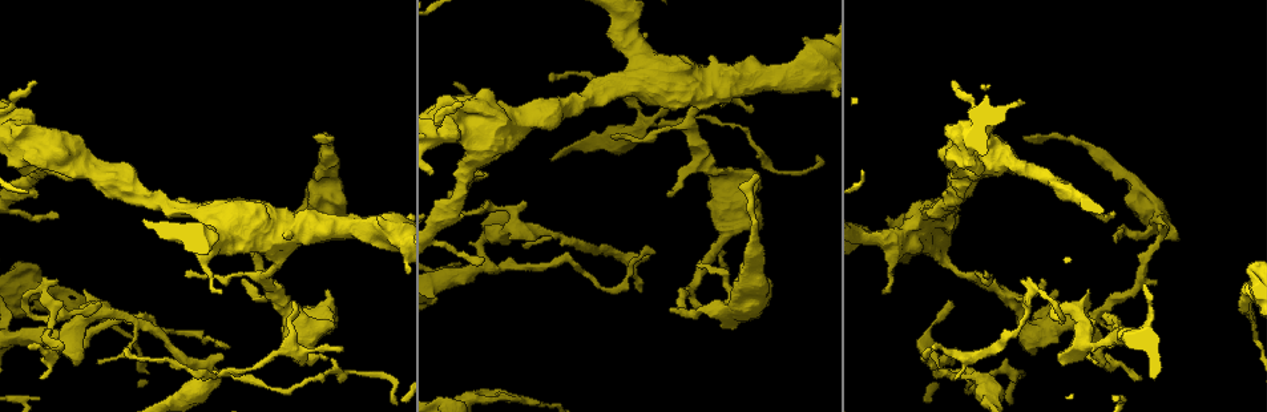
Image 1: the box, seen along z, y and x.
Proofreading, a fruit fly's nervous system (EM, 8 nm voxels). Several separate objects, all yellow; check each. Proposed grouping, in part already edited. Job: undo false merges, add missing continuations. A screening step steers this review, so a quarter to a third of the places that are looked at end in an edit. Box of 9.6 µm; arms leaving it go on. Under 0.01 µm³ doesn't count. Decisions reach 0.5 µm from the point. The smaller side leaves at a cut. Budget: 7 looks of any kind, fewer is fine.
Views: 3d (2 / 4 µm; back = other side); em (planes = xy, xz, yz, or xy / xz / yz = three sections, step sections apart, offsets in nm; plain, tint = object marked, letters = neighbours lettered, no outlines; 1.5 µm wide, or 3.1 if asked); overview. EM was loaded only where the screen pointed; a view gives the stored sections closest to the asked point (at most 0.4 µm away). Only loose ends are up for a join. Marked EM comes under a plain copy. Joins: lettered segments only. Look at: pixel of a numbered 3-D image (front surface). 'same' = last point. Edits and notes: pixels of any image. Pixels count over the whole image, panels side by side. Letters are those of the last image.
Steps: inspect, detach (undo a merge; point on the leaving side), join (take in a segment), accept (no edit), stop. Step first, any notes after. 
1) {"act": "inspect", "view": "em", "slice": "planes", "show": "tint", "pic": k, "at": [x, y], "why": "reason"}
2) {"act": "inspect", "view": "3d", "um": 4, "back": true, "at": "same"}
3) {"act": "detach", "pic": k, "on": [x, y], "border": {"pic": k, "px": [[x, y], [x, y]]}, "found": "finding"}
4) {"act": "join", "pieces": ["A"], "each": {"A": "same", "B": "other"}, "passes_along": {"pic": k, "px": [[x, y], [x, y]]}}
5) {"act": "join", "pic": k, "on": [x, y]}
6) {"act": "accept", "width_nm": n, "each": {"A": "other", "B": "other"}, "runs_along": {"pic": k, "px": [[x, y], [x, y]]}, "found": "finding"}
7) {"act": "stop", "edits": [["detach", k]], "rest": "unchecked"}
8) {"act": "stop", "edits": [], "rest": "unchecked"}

{"act": "inspect", "view": "em", "slice": "xz", "step": 8, "show": "tint", "pic": 1, "at": [933, 362], "why": "calibre changes"}

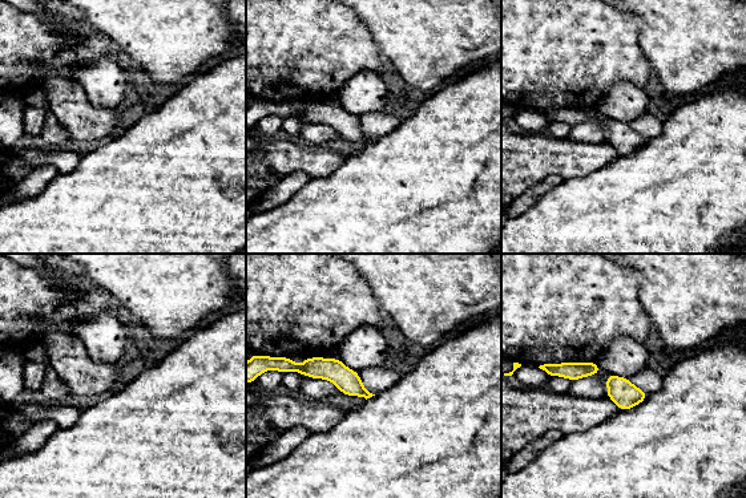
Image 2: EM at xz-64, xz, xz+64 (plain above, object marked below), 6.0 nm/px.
{"act": "inspect", "view": "em", "slice": "xz", "step": 8, "show": "letters", "at": "same"}

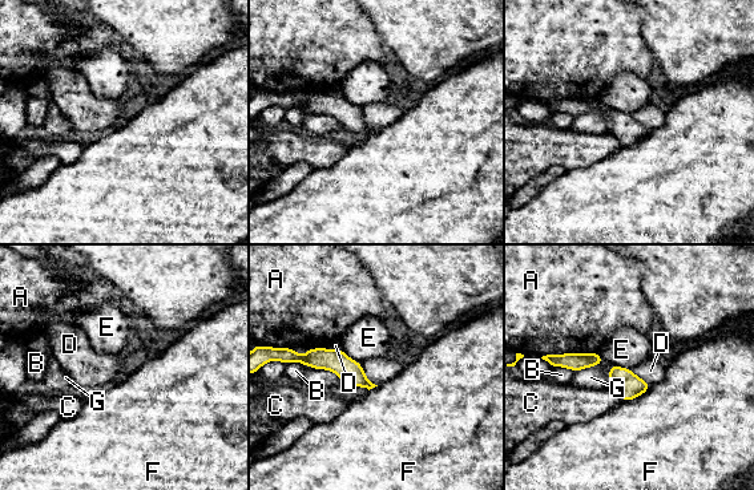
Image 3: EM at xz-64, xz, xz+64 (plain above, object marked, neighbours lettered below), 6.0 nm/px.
{"act": "accept", "each": {"A": "other", "B": "other", "C": "other", "D": "other", "E": "other", "F": "other", "G": "other"}, "runs_along": {"pic": 3, "px": [[306, 361], [335, 360], [367, 384]]}, "found": "one cell here"}

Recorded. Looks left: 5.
{"act": "inspect", "view": "em", "slice": "xz", "step": 4, "show": "letters", "pic": 1, "at": [701, 304], "why": "branch stops here"}

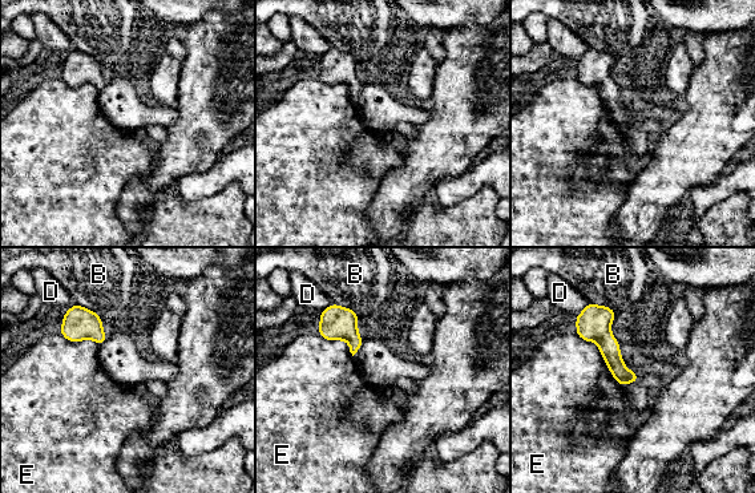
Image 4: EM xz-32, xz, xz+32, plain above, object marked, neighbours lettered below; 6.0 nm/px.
{"act": "accept", "longest_contact_nm": ["E", 440], "each": {"B": "other", "D": "other", "E": "other"}, "border": {"pic": 4, "px": [[73, 303], [92, 310], [103, 320]]}, "found": "no lettered segment goes on from it"}

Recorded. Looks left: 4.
{"act": "inspect", "view": "3d", "um": 2, "pic": 1, "at": [1094, 361], "why": "an open end"}

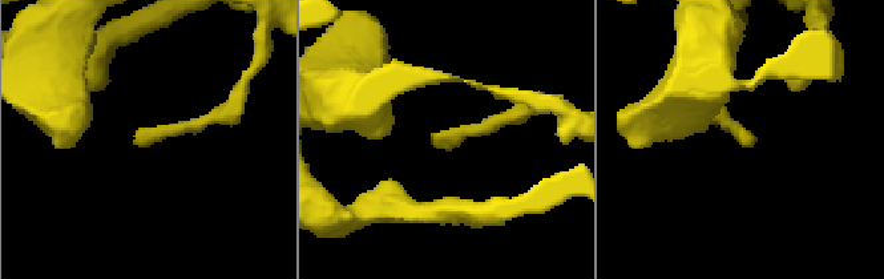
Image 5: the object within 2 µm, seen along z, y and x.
{"act": "inspect", "view": "em", "slice": "planes", "show": "letters", "pic": 5, "at": [431, 139]}

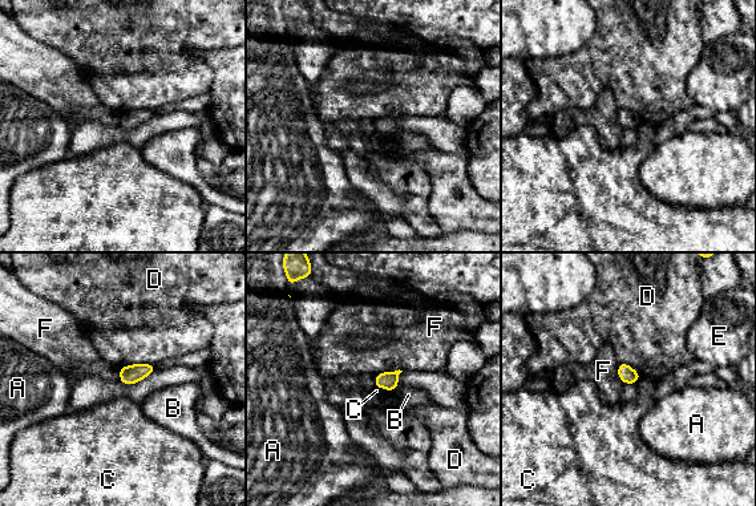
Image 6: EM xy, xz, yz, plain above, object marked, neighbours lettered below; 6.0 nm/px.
{"act": "accept", "width_nm": 100, "longest_contact_nm": ["D", 220], "each": {"A": "other", "B": "other", "C": "other", "D": "other", "E": "other", "F": "other"}, "found": "no lettered segment goes on from it"}

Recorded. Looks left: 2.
{"act": "stop", "edits": [], "rest": "unchecked"}

